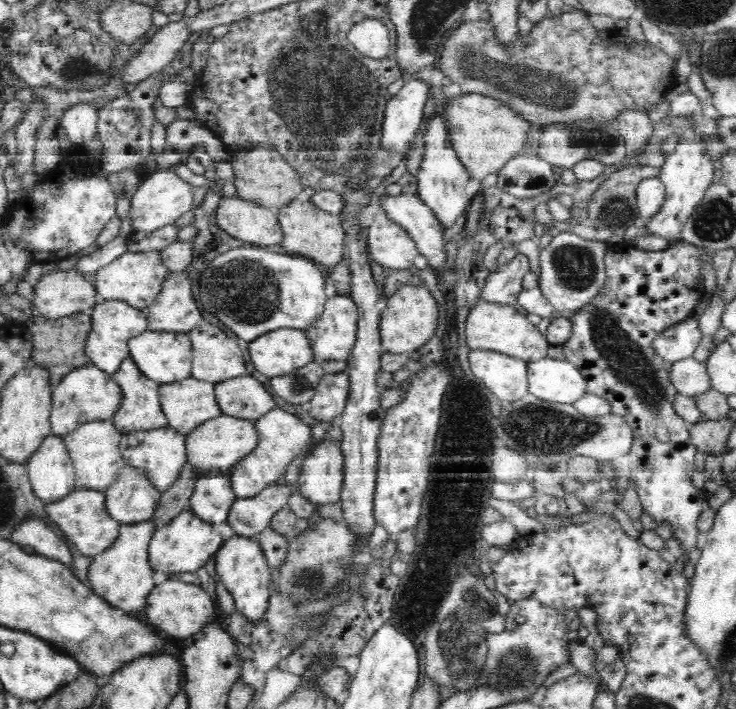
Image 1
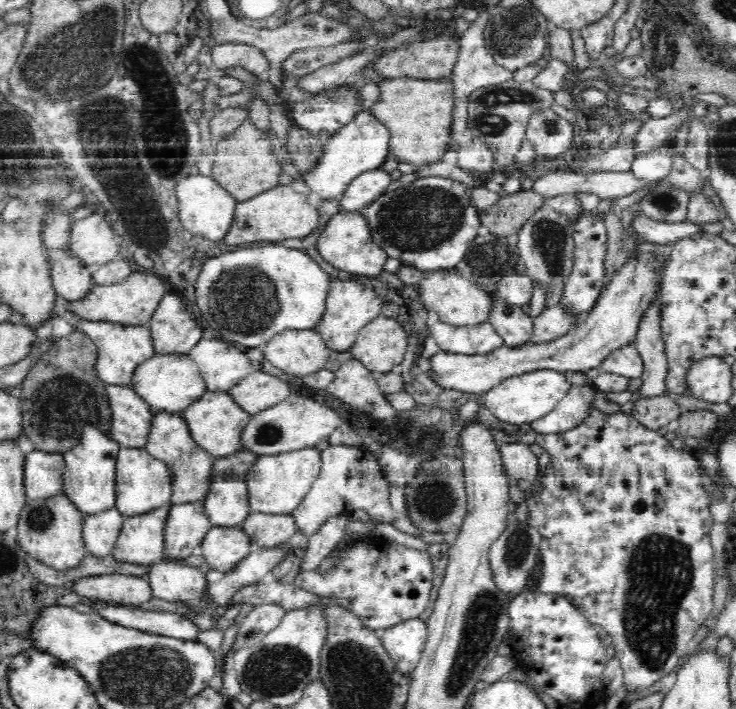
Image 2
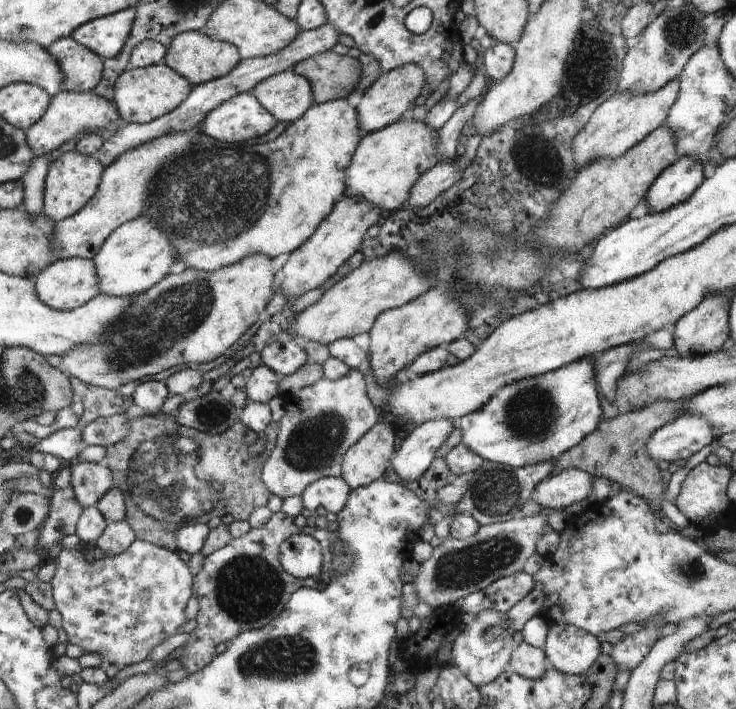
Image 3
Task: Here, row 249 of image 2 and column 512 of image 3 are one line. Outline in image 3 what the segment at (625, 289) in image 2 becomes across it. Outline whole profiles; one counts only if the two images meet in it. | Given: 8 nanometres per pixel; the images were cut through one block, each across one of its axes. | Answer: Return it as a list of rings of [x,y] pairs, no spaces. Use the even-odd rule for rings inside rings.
[[[483,610],[482,612],[477,612],[473,617],[468,618],[465,626],[453,641],[452,652],[450,652],[452,654],[452,662],[466,674],[466,678],[470,682],[473,682],[474,686],[480,688],[488,684],[488,682],[496,680],[501,674],[506,674],[507,671],[511,671],[513,654],[518,648],[518,642],[515,642],[514,638],[518,638],[518,630],[512,628],[512,624],[505,612],[499,610]]]

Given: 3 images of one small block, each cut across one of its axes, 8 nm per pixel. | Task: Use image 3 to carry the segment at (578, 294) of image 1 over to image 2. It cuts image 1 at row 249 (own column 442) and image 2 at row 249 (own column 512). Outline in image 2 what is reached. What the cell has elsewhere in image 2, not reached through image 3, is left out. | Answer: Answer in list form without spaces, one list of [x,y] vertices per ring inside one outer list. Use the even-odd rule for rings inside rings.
[[[542,206],[526,220],[526,224],[518,230],[518,255],[526,265],[527,275],[534,285],[546,292],[546,306],[559,304],[565,290],[565,282],[573,269],[574,239],[572,220]]]

